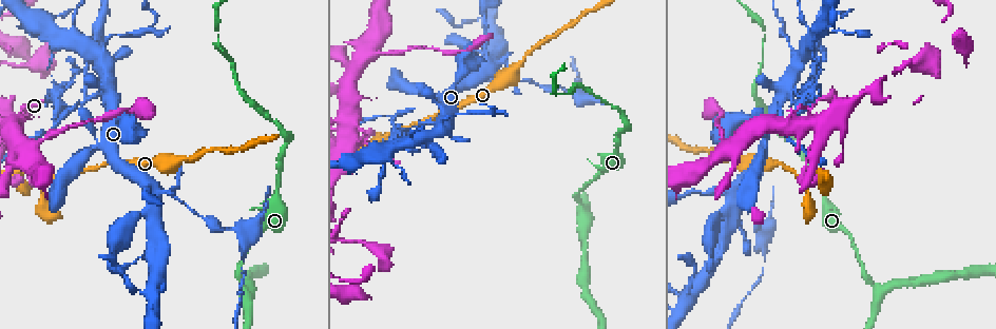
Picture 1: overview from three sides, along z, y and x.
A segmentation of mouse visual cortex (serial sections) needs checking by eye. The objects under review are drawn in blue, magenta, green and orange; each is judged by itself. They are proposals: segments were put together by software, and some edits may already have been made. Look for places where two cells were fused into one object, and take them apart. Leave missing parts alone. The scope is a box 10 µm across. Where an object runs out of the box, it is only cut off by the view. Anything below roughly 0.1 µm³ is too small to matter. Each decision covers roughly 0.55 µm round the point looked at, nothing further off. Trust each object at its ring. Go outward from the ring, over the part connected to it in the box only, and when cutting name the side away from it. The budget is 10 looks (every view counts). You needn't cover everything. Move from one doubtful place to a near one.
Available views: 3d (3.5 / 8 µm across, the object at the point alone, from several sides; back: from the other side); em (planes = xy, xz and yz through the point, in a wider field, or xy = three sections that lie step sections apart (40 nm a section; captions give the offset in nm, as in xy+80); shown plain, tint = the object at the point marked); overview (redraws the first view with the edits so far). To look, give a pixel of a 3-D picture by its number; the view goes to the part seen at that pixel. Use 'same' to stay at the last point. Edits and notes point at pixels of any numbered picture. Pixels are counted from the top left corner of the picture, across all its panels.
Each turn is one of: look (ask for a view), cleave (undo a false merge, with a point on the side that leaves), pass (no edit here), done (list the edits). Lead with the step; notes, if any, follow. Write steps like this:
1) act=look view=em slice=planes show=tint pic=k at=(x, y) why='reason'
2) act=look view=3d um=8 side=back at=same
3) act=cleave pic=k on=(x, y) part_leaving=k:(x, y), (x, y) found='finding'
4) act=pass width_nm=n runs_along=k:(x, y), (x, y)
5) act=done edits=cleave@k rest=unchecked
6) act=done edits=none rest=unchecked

act=look view=3d um=3.5 side=back pic=1 at=(721, 135) why='sudden change in width'

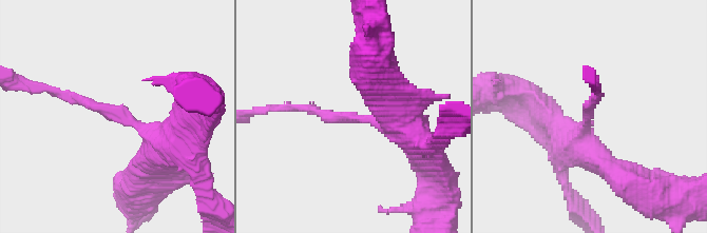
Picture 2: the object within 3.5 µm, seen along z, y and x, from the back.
act=look view=em slice=planes show=tint pic=2 at=(115, 112) why='shape alone is not enough'

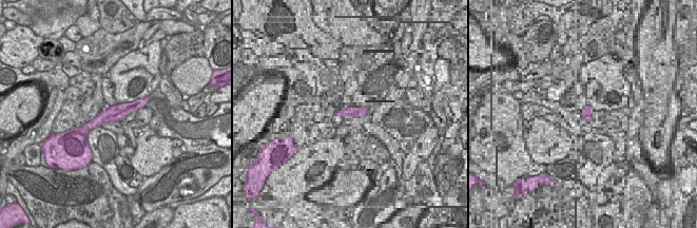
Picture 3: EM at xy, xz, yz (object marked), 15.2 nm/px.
act=cleave pic=2 on=(100, 109) arm_widths_nm=150,450 part_leaving=2:(133, 123), (117, 111), (39, 89) found='a second cell is stuck on'

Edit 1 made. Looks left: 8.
act=look view=3d um=8 pic=1 at=(153, 189) why='four or more arms meet'

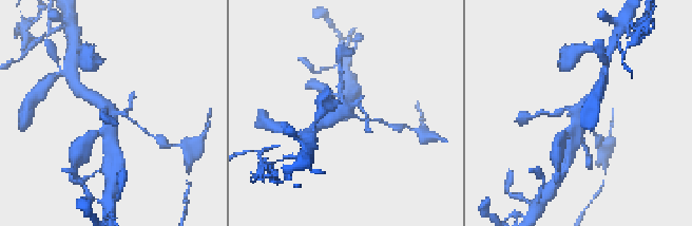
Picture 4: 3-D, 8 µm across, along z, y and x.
act=look view=3d um=3.5 at=same why='closer look'

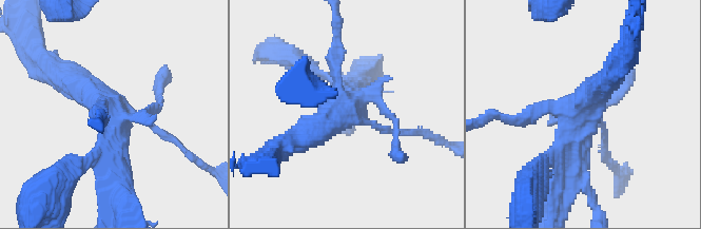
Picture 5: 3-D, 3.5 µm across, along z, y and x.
act=look view=em slice=xy step=3 show=tint pic=5 at=(347, 112) why='shape alone is not enough'

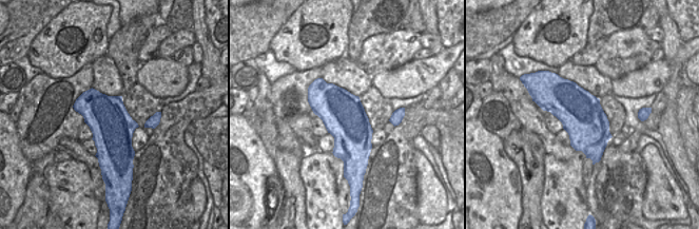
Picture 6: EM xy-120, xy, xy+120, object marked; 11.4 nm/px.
act=cleave pic=5 on=(168, 136) found='a second cell is stuck on'

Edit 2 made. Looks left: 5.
act=look view=overview

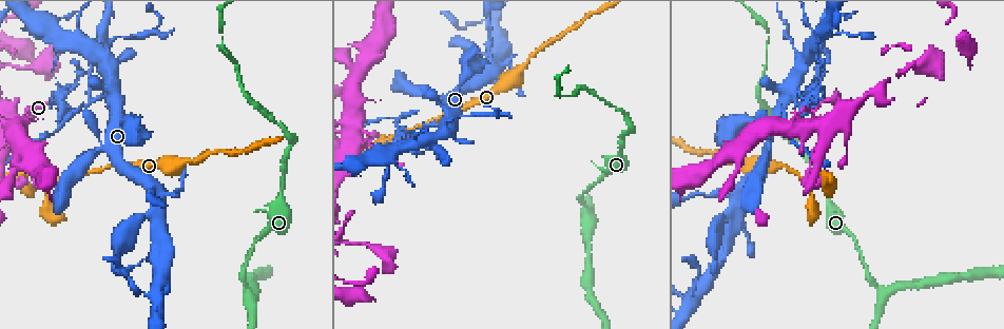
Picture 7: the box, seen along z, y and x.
act=look view=3d um=3.5 pic=7 at=(385, 142)

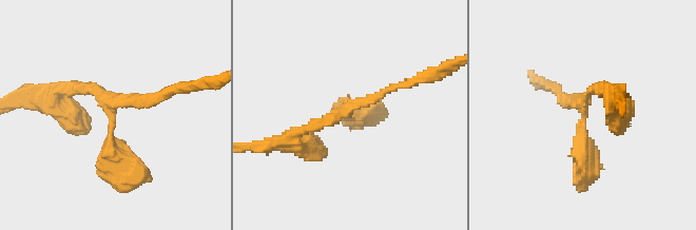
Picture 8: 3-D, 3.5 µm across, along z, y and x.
act=look view=em slice=xy step=5 show=tint pic=8 at=(580, 100) arms=3 arm_widths_nm=150,150,200 why='need the tissue'

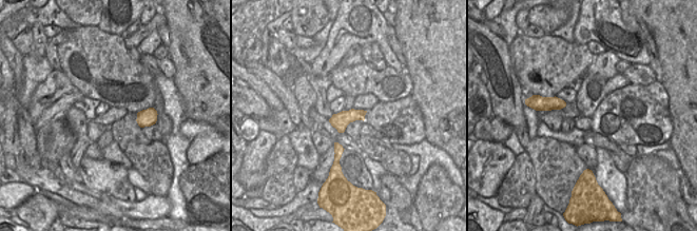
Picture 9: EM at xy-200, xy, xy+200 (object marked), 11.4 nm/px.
act=look view=em slice=xy step=3 show=tint at=same why='another direction'

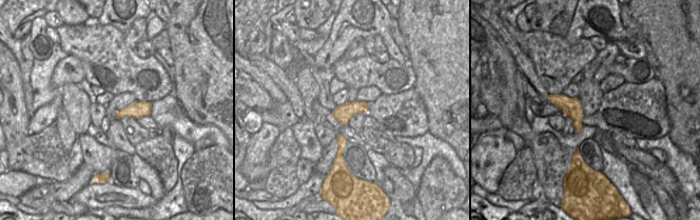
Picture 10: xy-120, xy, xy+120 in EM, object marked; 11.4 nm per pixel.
act=pass runs_along=8:(412, 81), (289, 138) found='all the same cell'

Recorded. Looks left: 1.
act=done edits=cleave@2,cleave@5 rest=unchecked

